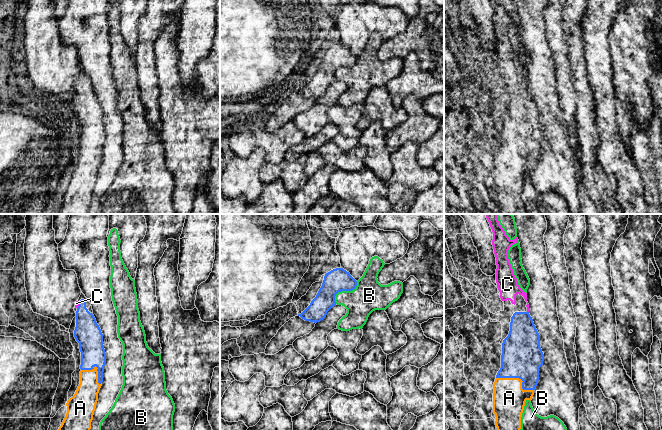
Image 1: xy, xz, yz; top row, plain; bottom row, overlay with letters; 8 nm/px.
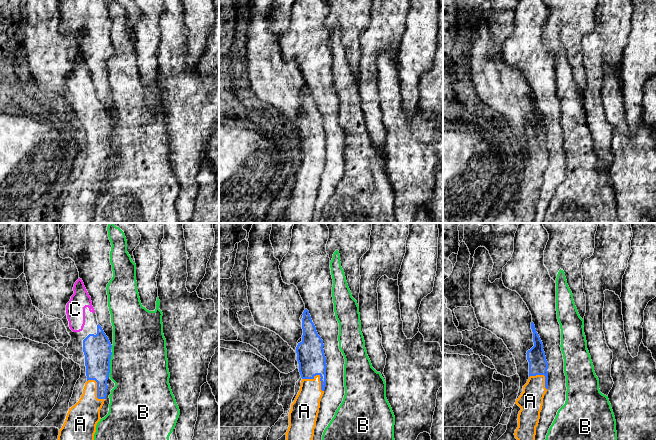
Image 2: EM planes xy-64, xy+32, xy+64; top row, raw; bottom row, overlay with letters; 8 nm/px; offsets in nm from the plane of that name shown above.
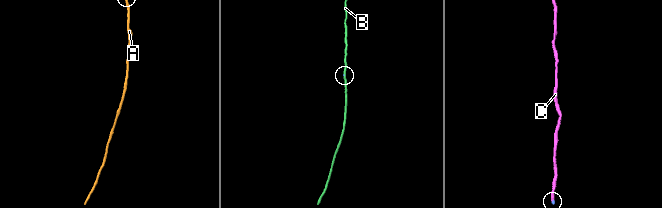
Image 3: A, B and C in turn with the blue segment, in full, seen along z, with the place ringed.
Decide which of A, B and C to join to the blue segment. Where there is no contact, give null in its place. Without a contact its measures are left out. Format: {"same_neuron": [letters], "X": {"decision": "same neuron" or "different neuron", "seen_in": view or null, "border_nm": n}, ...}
{"same_neuron": ["A", "C"], "A": {"decision": "same neuron", "seen_in": "yz", "border_nm": 320}, "B": {"decision": "different neuron", "seen_in": "xz", "border_nm": 260}, "C": {"decision": "same neuron", "seen_in": "xy", "border_nm": 60}}

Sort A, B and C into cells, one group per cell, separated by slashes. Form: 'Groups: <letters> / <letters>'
Groups: A C / B

